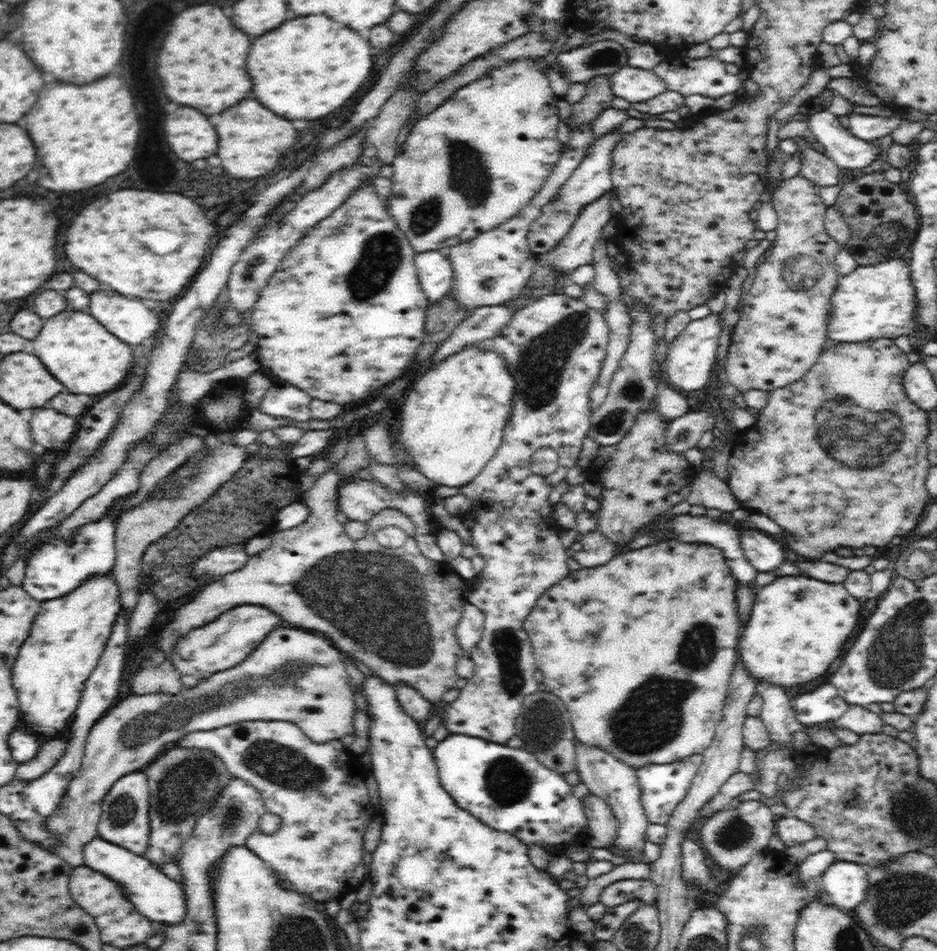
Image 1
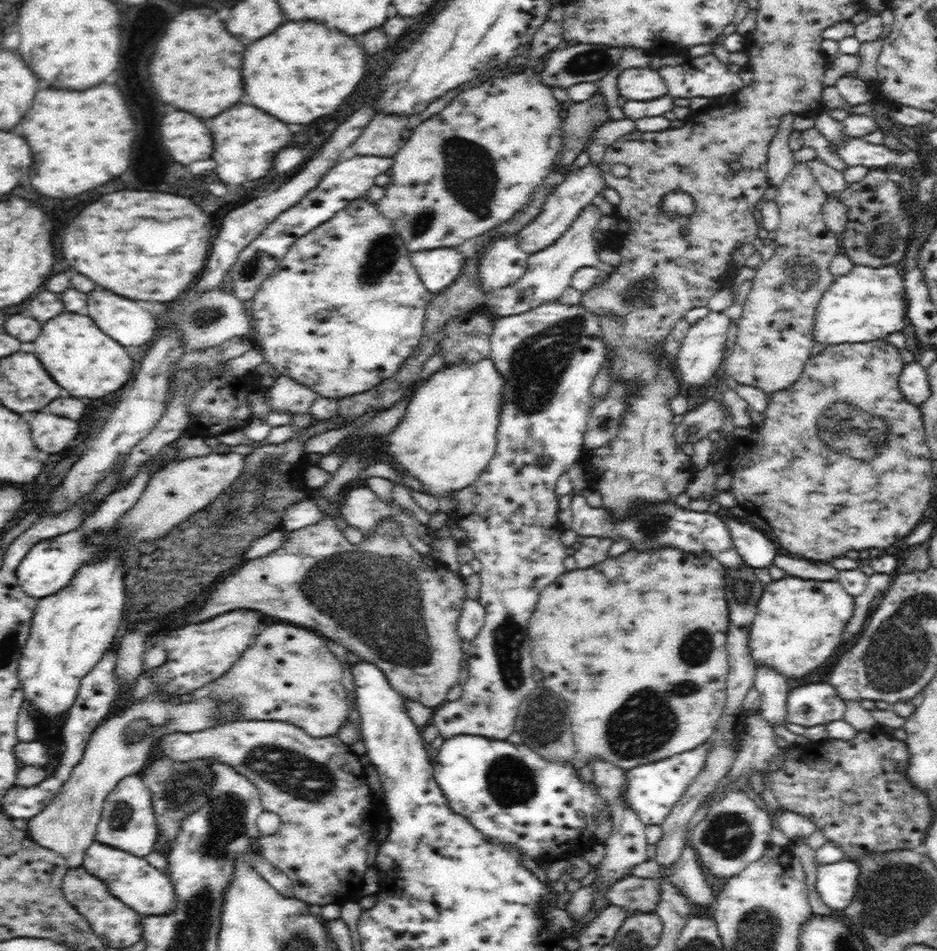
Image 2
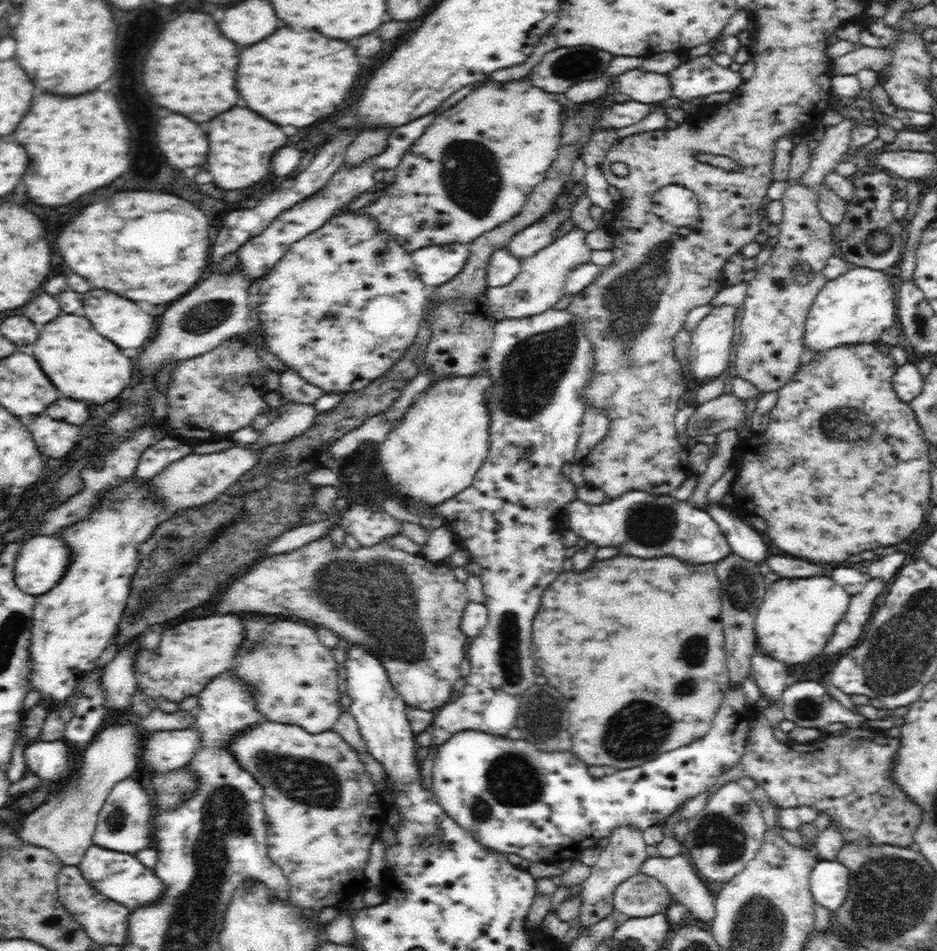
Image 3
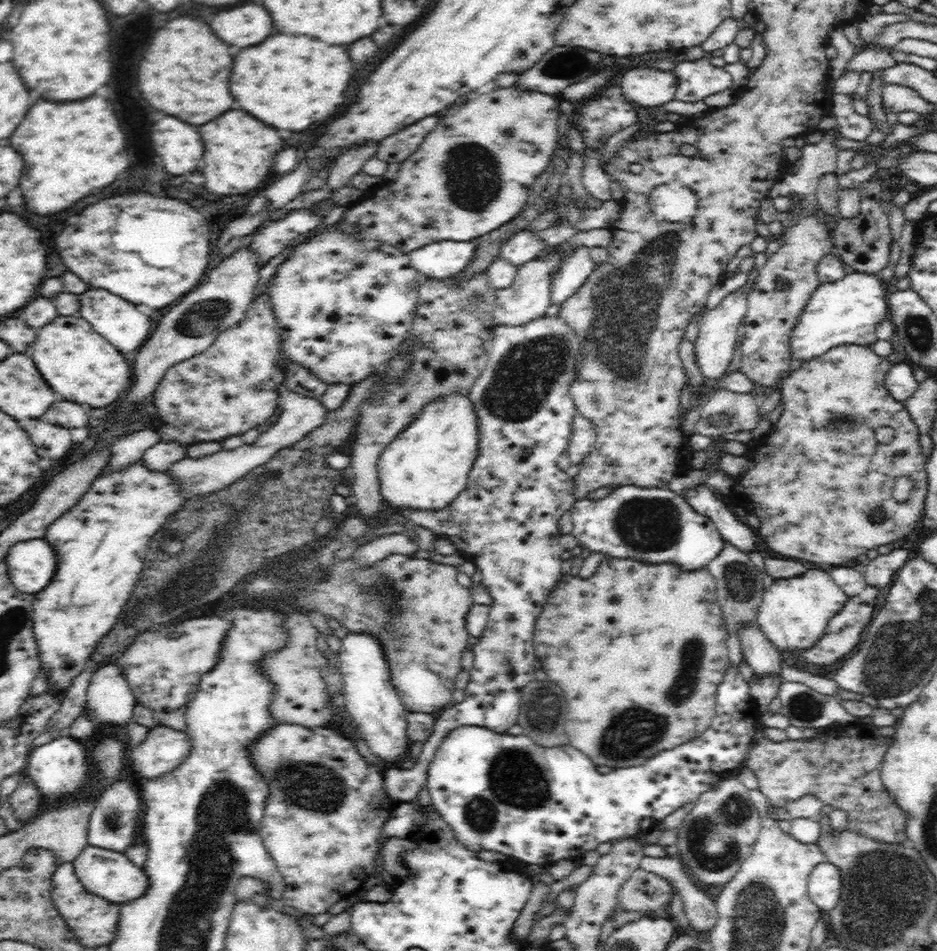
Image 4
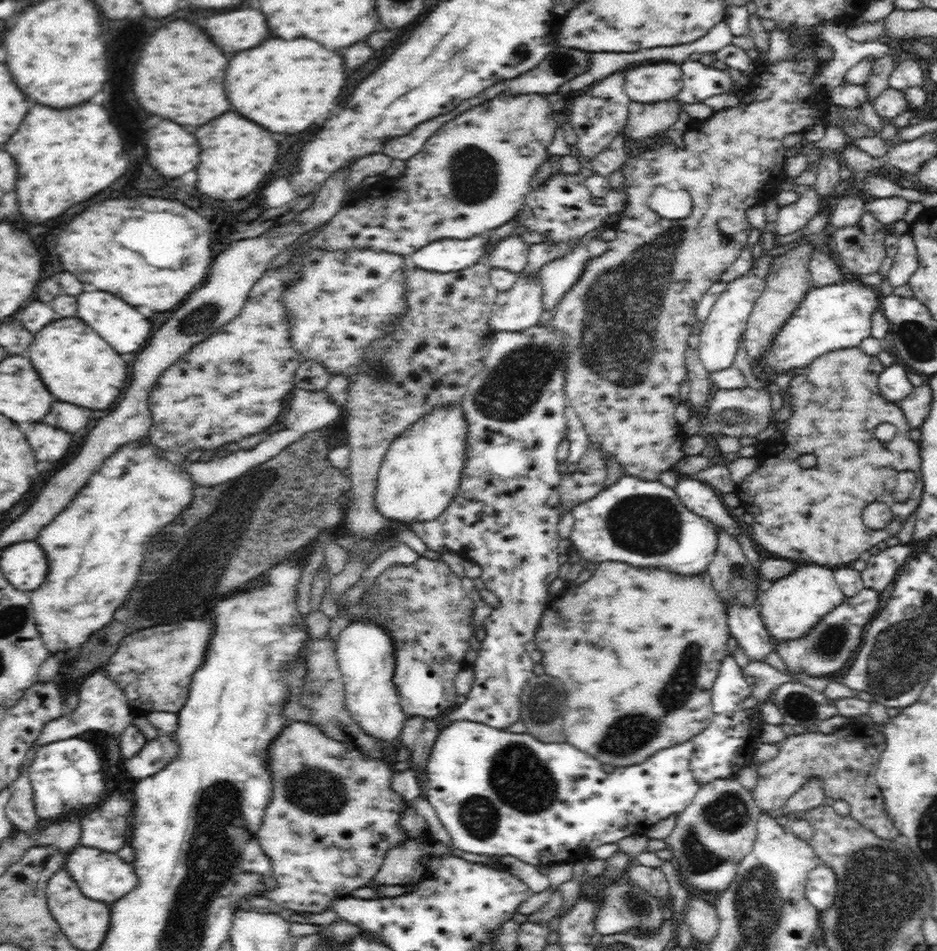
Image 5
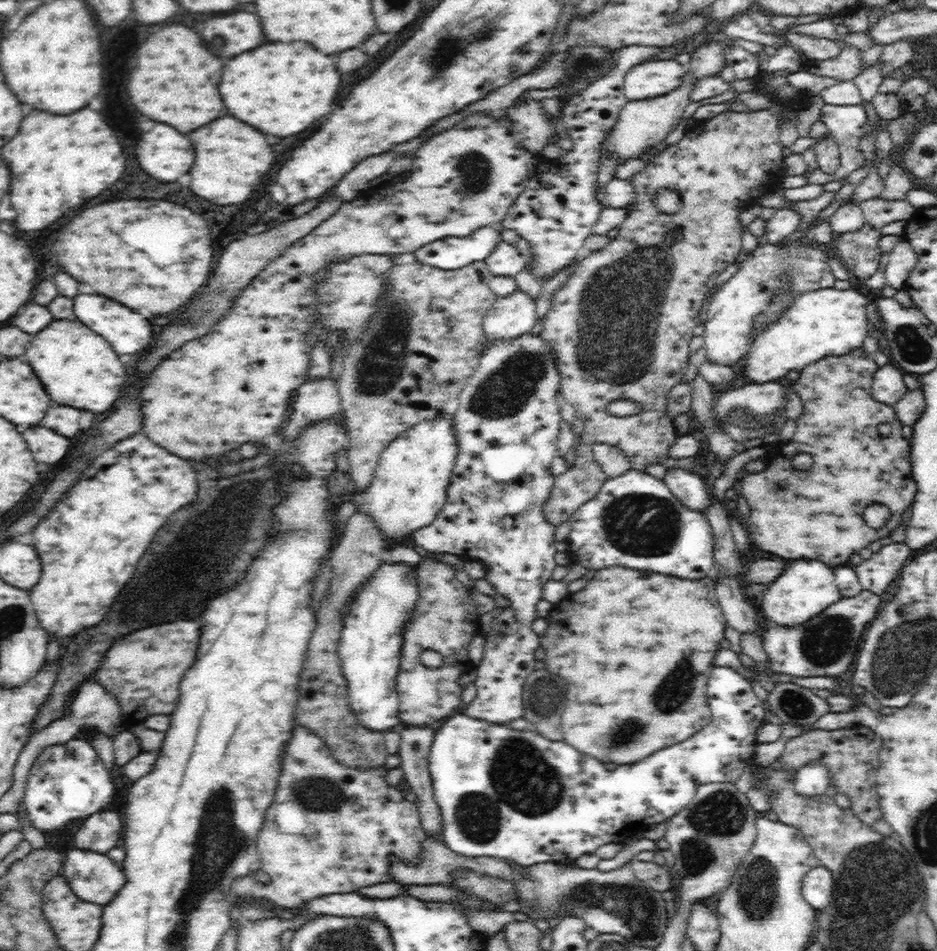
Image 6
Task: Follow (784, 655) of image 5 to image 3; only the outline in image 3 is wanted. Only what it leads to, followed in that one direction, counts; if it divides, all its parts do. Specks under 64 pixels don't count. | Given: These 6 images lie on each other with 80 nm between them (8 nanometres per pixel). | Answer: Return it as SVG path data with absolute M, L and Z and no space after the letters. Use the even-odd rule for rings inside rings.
M879 578L869 579L868 584L858 594L851 595L847 613L835 624L834 634L823 648L824 656L844 654L856 644L864 626L870 620L874 600L884 590L886 582Z

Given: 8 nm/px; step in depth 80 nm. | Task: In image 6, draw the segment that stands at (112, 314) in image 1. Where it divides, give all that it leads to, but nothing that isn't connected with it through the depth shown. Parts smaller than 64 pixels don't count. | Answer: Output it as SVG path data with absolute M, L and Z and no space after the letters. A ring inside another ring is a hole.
M78 294L74 298L74 314L90 330L104 336L104 340L110 342L110 346L114 348L116 354L136 354L136 352L144 351L146 346L151 347L153 345L152 326L148 324L148 320L142 314L124 308L122 304L118 304L106 296Z

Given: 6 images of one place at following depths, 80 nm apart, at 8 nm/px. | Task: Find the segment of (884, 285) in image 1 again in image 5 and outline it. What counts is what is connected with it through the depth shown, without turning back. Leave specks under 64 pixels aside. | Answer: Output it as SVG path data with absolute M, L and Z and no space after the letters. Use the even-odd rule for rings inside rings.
M857 276L846 277L844 284L835 283L812 287L800 301L798 310L775 334L769 349L763 354L763 370L778 373L782 370L804 368L816 358L832 350L854 348L870 336L871 317L880 310L877 288L864 285Z

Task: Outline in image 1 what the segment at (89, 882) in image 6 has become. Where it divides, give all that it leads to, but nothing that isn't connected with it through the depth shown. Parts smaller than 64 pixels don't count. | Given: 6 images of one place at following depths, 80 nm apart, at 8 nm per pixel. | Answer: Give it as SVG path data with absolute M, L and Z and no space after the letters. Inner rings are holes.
M96 837L84 847L84 865L119 884L135 910L153 923L179 923L186 914L181 883L165 876L143 856Z

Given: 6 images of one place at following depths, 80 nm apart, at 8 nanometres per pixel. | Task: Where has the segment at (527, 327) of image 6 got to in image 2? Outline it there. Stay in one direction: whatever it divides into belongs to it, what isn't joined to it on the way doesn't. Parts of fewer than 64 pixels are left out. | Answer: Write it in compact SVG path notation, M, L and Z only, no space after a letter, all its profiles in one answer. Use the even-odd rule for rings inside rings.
M590 204L584 207L570 228L563 232L563 235L554 244L530 255L528 269L516 284L490 292L486 295L484 305L488 306L488 309L492 309L498 317L521 314L537 308L544 302L558 300L564 291L570 287L573 275L580 268L593 267L601 272L611 270L611 266L603 264L598 259L596 244L592 235L594 230L598 228L598 221L602 215L604 214L597 206Z

